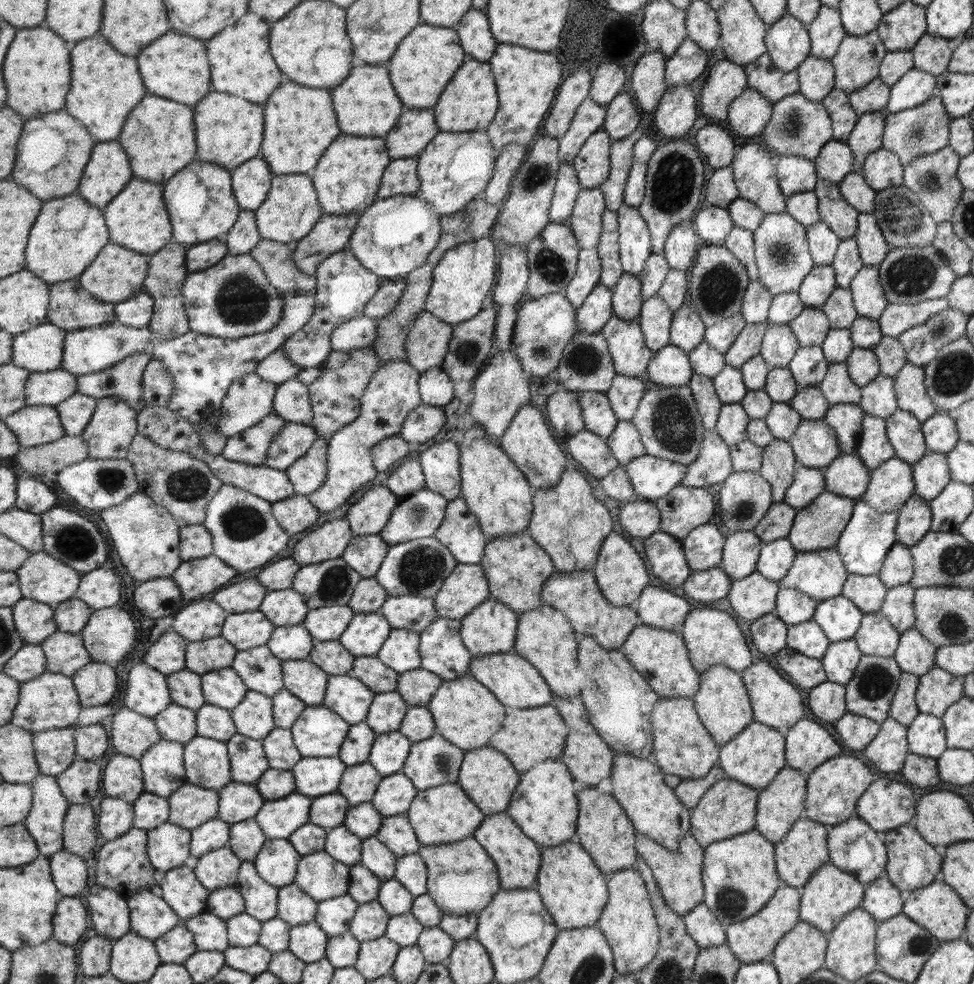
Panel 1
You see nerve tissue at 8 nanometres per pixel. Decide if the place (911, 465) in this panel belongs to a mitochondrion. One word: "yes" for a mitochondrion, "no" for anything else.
no

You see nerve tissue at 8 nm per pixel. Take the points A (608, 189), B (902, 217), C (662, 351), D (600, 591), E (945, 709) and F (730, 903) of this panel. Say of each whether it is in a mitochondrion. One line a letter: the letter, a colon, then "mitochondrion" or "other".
A: other
B: mitochondrion
C: other
D: other
E: other
F: mitochondrion

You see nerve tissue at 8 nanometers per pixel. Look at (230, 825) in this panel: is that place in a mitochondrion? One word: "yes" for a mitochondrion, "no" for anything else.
no

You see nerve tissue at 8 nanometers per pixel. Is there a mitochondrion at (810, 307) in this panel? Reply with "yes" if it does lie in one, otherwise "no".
no

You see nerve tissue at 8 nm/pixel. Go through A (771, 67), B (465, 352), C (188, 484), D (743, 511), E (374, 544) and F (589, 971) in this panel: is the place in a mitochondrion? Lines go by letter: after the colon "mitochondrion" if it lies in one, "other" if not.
A: other
B: mitochondrion
C: mitochondrion
D: mitochondrion
E: other
F: mitochondrion

